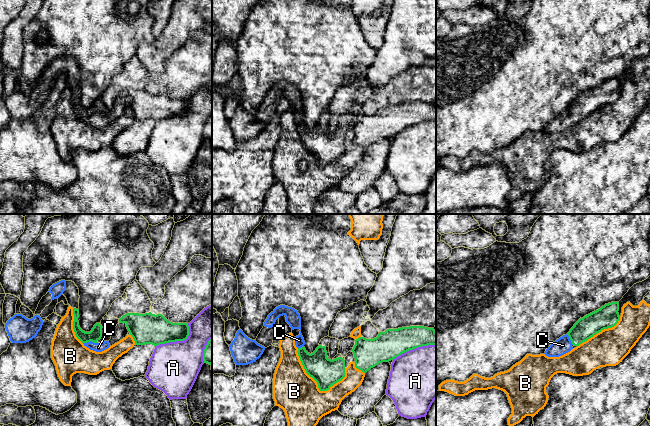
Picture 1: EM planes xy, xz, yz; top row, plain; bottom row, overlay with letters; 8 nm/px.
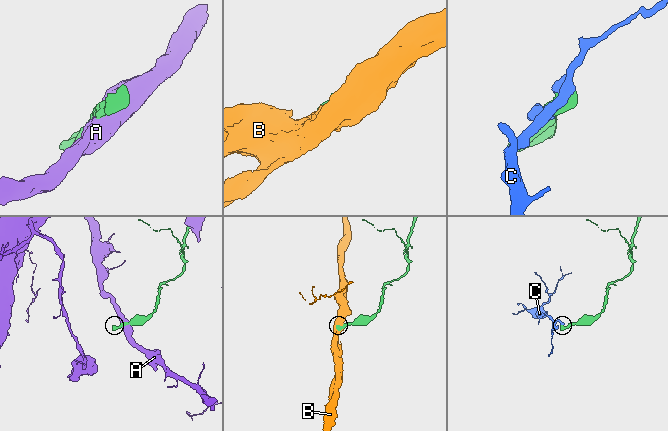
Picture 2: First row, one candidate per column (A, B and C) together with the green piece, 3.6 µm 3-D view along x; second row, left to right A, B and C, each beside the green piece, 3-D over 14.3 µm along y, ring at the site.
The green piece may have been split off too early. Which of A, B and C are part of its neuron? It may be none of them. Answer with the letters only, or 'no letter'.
C

